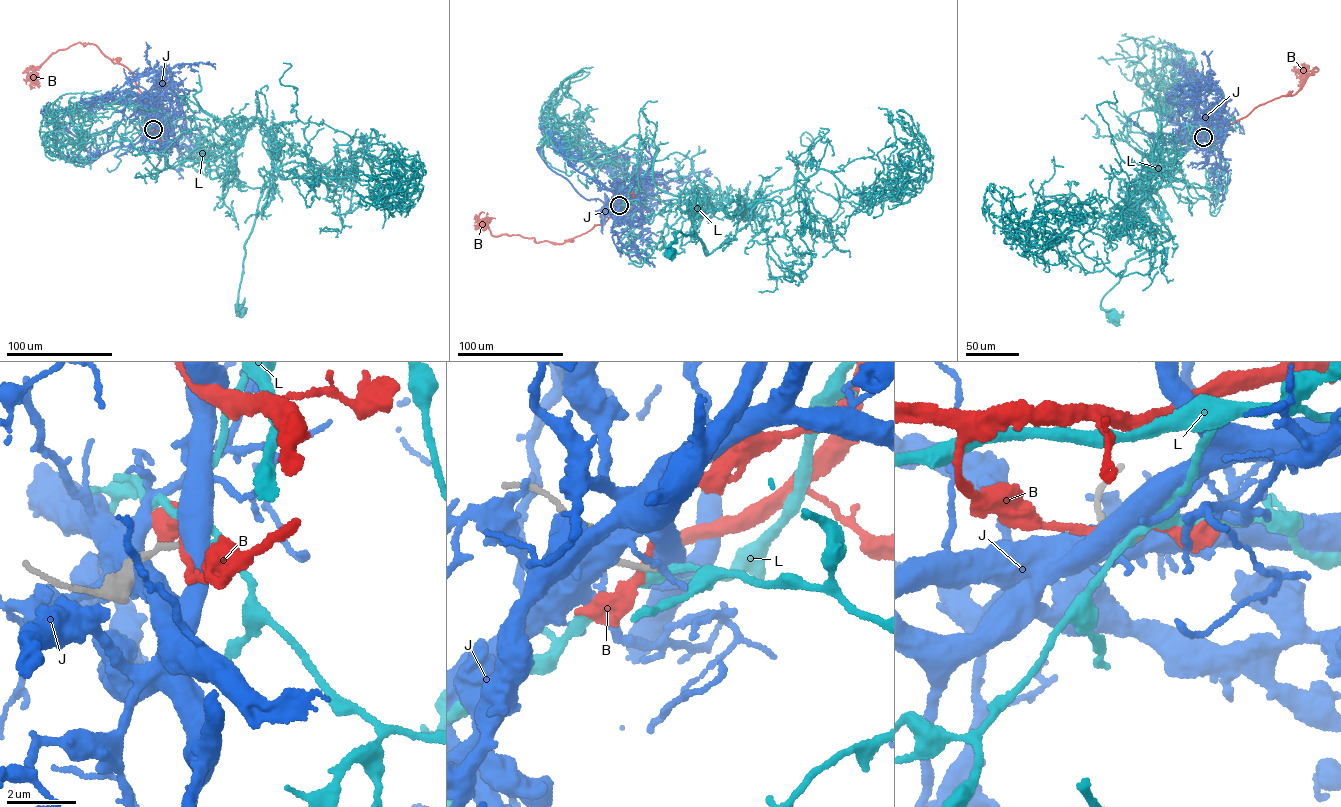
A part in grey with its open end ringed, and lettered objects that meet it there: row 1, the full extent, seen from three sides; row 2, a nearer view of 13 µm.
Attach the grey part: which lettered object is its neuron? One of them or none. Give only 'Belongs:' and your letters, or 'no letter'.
Belongs: L

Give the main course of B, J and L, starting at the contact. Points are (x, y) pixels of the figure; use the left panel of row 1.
B: (152, 129), (155, 125), (151, 122), (146, 99), (132, 74), (119, 63), (118, 59)
J: (153, 129), (147, 94), (137, 85), (129, 92), (122, 119), (115, 125), (77, 136), (58, 124)
L: (153, 129), (170, 167), (206, 162), (211, 178), (227, 172), (261, 190), (245, 245), (241, 309)

